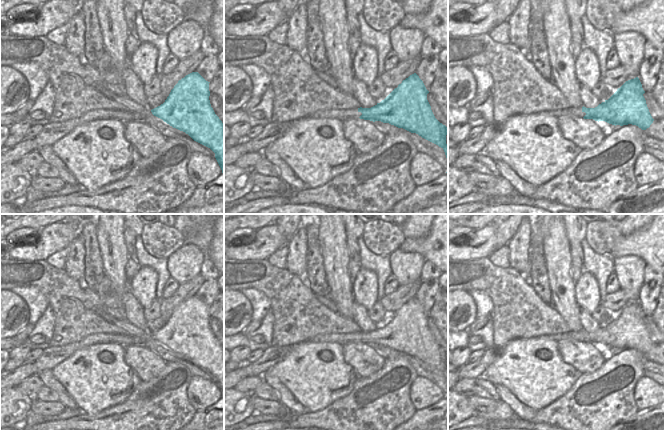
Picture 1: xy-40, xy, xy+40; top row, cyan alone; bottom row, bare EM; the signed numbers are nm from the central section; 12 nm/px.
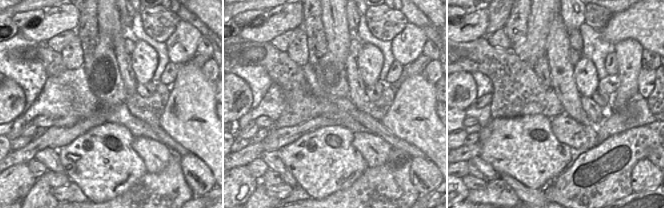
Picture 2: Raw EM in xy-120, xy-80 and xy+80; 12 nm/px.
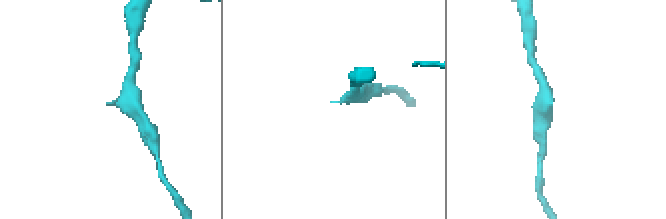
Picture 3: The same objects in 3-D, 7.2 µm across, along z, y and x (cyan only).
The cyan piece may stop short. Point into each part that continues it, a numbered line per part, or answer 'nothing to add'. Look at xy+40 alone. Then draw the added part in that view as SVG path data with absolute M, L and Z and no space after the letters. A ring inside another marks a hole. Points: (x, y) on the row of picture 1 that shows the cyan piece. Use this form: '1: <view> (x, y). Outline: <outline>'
1: xy+40 (577, 112). Outline: M582 107L559 109L557 111L550 111L549 113L552 116L557 117L557 118L559 118L561 116L566 116L566 115L573 115L576 117L583 118L586 115L586 113L582 111Z

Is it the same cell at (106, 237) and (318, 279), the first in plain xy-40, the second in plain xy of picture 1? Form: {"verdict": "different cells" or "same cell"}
{"verdict": "different cells"}

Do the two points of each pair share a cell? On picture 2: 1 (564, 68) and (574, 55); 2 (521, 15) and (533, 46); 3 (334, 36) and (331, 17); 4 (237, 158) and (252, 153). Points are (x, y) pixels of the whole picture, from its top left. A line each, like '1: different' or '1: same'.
1: different
2: different
3: same
4: same

